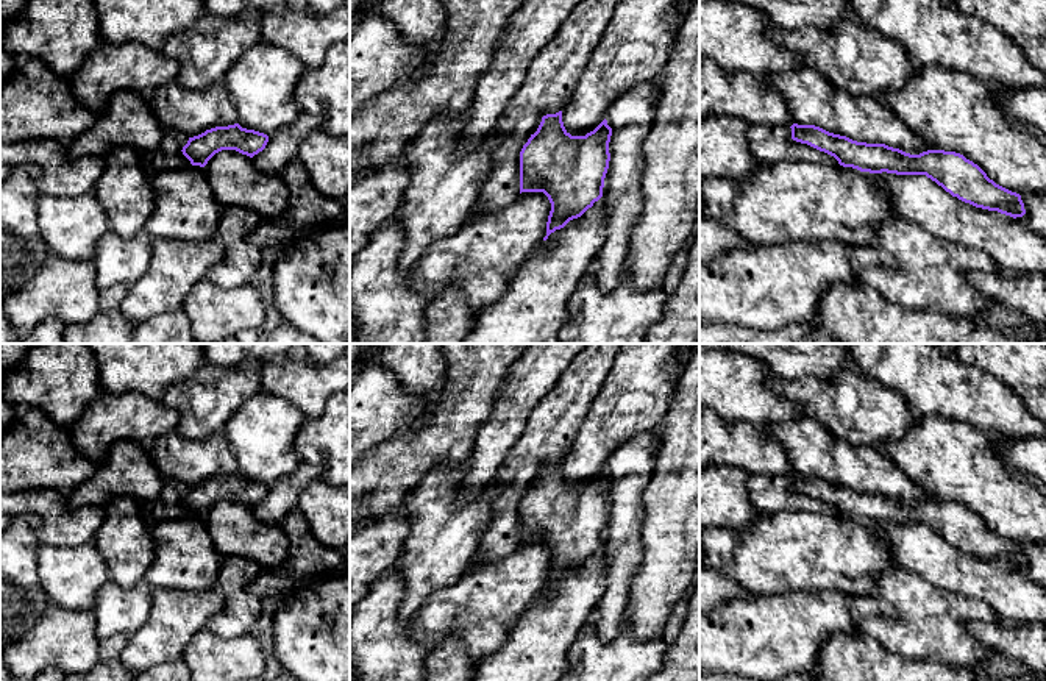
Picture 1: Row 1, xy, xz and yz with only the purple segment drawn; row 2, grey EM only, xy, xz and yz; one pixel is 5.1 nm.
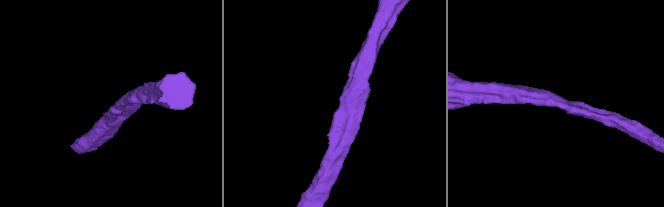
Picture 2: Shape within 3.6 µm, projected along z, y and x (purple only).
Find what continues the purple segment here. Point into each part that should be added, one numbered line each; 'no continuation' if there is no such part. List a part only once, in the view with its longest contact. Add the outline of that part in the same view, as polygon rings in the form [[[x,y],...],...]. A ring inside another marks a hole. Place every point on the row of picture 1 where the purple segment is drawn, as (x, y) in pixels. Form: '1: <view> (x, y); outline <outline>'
no continuation

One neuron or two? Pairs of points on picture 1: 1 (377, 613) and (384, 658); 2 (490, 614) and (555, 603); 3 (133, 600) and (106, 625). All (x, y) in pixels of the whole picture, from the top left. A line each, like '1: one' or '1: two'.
1: one
2: two
3: one

